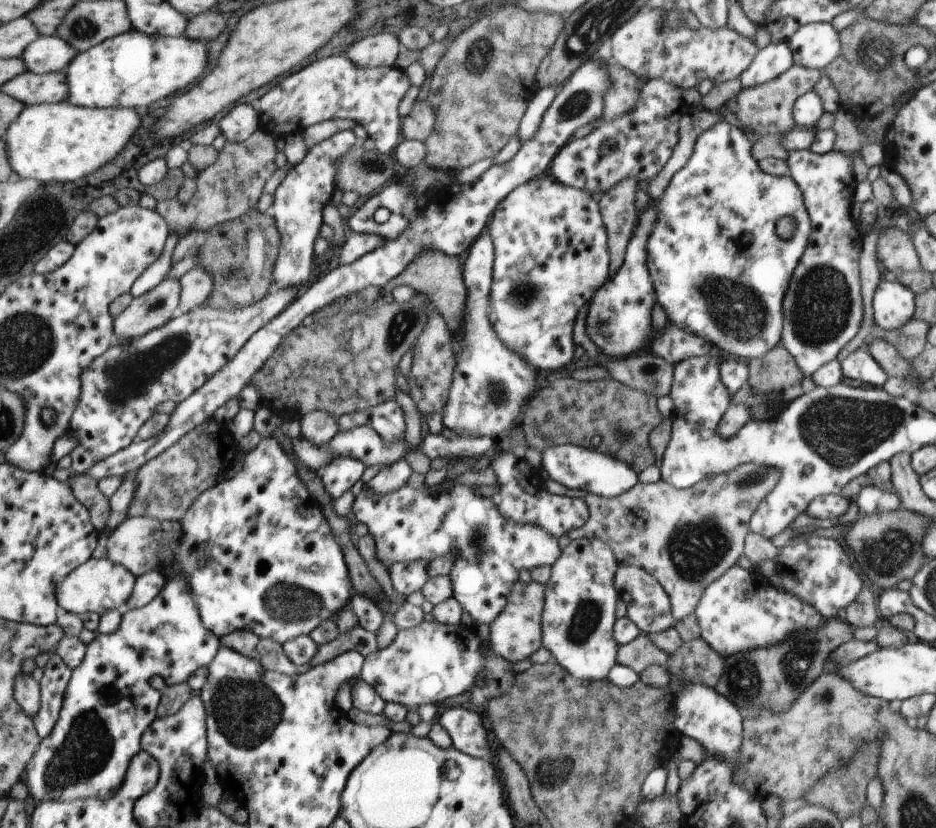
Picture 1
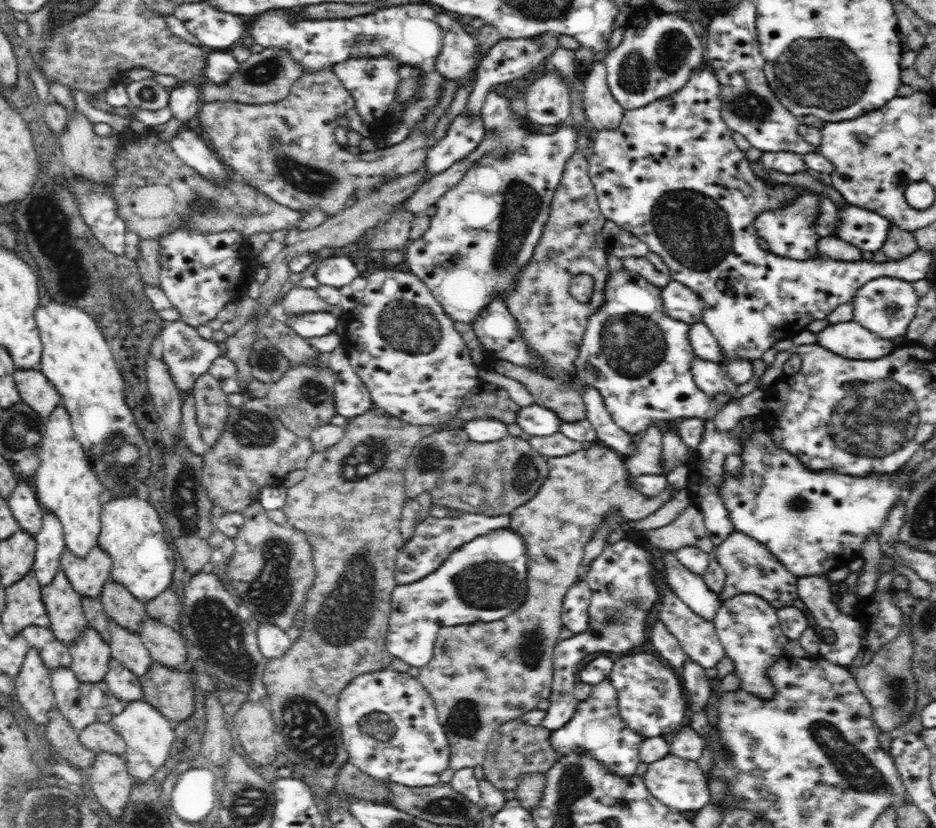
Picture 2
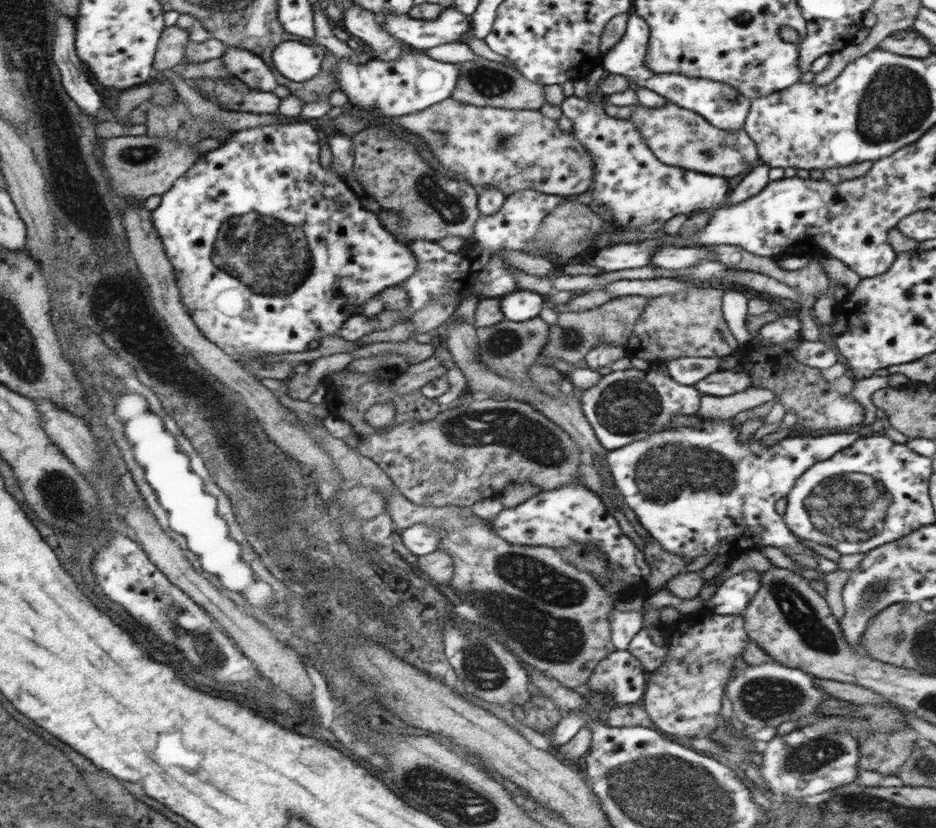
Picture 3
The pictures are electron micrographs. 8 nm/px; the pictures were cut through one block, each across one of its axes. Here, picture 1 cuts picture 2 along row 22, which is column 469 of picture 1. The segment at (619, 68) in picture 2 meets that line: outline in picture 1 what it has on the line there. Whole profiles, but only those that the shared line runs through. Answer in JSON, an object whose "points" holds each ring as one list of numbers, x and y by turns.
{"points":[[423,620,414,628,399,630,393,642,386,648,378,649,365,656,360,678,373,686,386,703,401,703,409,710,414,710,422,704,438,705,448,697,458,696,458,694,471,690,481,671,485,675,484,692,492,699,499,698,500,695,508,692,508,689,512,688,512,684,515,683,517,674,520,674,512,670,512,662,508,662,490,649,490,644,484,645,474,627,469,628,464,624,455,627,440,624,436,620,432,622]]}

